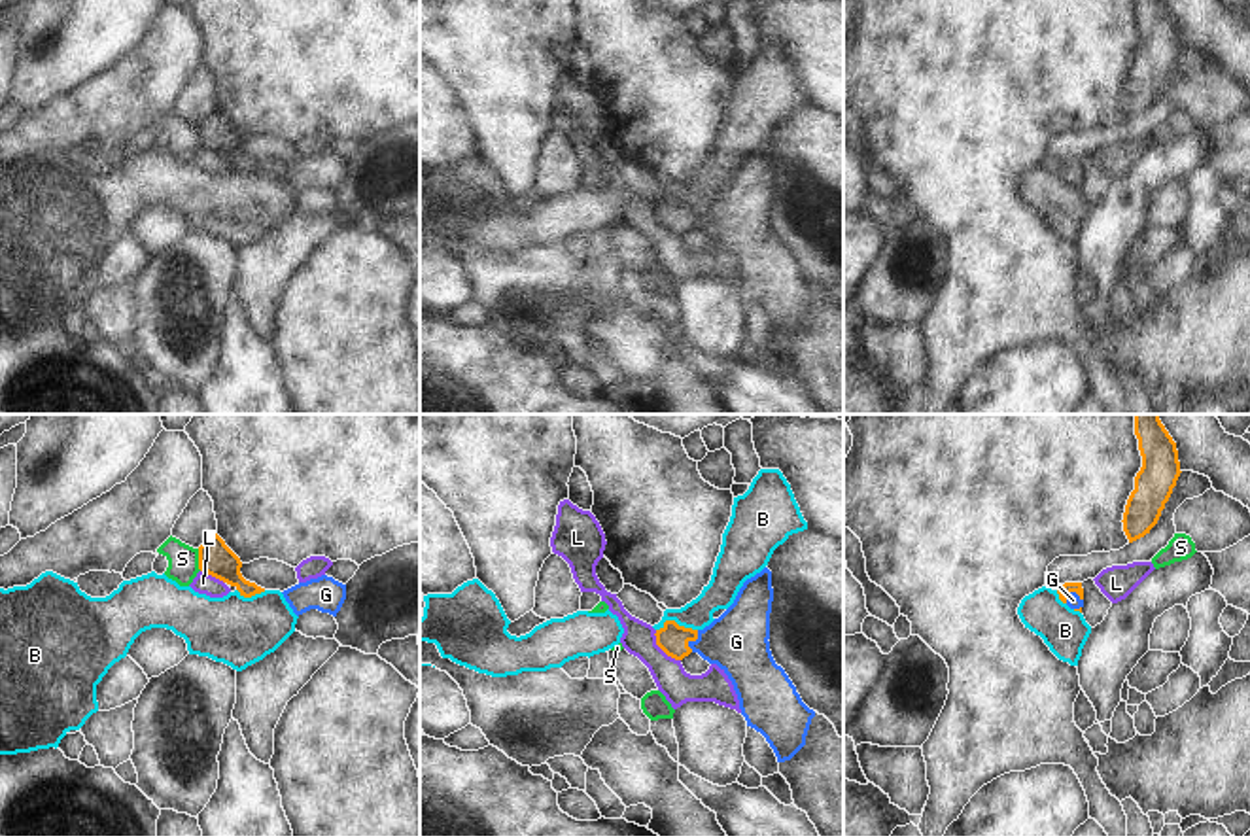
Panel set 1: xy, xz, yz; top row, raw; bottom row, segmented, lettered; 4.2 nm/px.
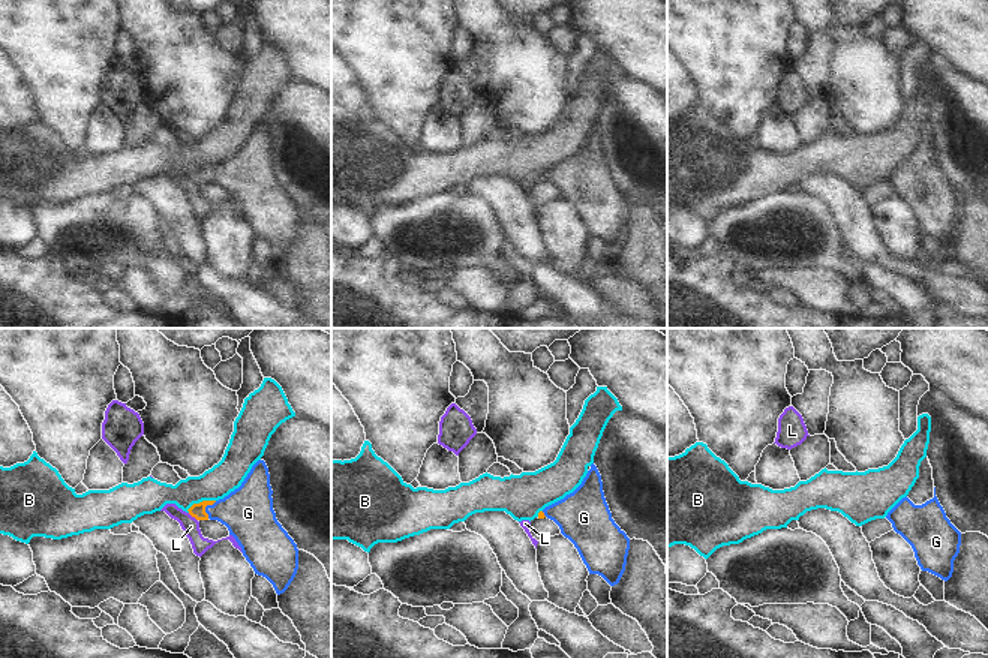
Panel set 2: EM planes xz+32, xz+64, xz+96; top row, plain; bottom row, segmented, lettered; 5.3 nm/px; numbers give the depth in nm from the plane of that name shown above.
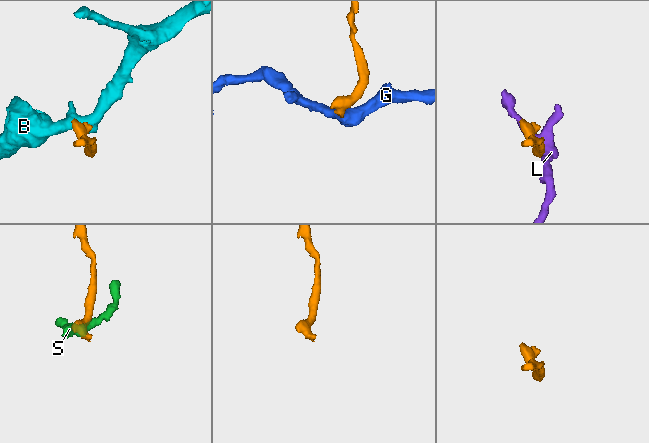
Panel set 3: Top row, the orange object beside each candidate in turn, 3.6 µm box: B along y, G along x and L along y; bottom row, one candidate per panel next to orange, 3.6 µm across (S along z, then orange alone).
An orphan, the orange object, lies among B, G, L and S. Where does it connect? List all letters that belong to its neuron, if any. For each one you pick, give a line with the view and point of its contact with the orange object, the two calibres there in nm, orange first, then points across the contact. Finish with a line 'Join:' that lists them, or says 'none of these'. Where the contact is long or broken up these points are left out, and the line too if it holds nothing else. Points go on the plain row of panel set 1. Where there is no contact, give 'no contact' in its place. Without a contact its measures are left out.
G: xz (693, 216) | 130/260 nm | across xz (674, 216), (693, 216), (736, 218)
Join: G

